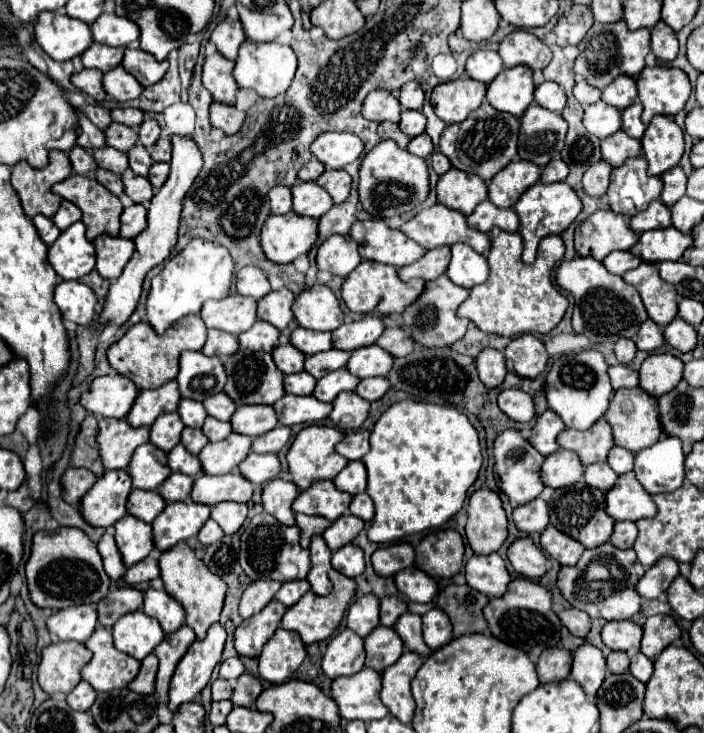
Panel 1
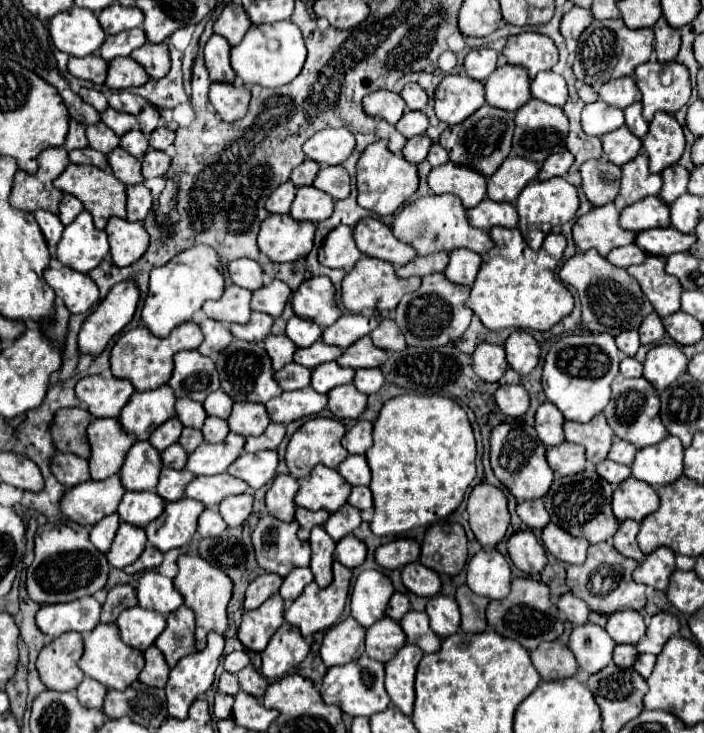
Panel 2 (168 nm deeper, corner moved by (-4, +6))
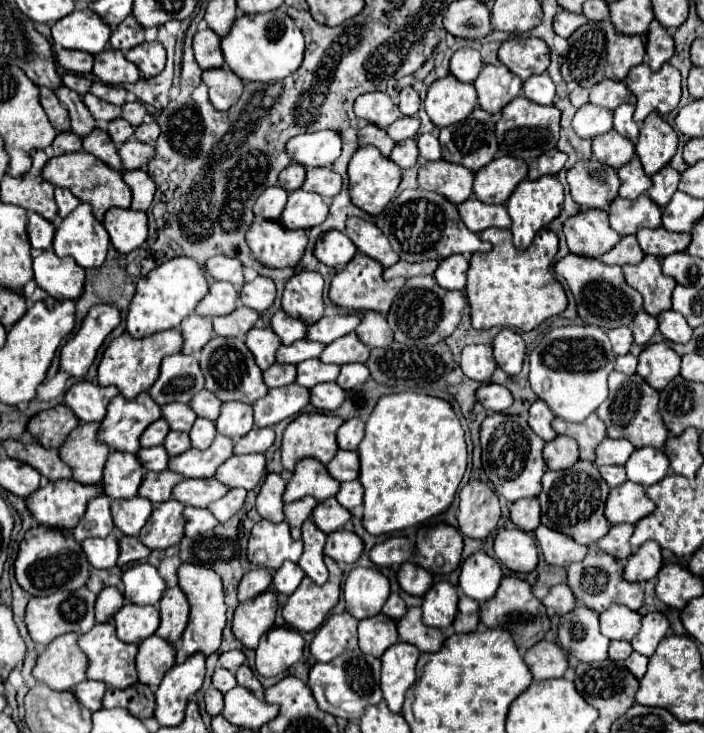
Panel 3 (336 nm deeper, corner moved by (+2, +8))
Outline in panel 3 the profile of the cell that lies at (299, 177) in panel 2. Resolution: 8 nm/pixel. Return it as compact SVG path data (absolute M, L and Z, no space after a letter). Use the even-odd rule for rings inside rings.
M290 164L278 174L278 186L284 188L286 192L294 192L302 186L304 176L306 176L306 168L302 168L300 164Z

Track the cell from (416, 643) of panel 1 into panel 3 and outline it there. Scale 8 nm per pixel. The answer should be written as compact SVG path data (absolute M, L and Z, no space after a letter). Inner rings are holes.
M408 608L402 620L398 620L400 640L418 646L420 652L438 652L444 642L444 634L438 628L430 628L422 622L420 608Z

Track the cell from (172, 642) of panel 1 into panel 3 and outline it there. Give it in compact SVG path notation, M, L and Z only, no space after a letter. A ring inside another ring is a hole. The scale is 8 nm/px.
M180 586L166 588L158 610L160 610L160 626L158 626L156 634L160 638L176 644L188 624L188 612L190 612L188 600L186 600L186 594L182 592L182 588Z

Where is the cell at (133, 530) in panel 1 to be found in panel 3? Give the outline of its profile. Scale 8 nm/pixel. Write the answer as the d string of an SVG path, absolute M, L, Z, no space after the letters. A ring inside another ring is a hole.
M110 534L106 538L88 538L80 542L88 562L92 568L104 570L116 566L118 558L118 534Z

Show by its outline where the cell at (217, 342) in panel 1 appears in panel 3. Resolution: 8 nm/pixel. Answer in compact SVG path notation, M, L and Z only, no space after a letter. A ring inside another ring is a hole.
M198 314L188 316L180 324L180 332L184 338L182 354L198 354L204 348L204 344L214 336L212 322L204 316L198 316Z

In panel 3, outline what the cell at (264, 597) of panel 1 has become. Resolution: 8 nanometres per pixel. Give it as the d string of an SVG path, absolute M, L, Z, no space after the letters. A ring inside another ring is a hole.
M254 568L250 572L246 572L238 584L238 600L252 600L256 596L260 596L262 592L268 590L272 582L272 576L266 568Z

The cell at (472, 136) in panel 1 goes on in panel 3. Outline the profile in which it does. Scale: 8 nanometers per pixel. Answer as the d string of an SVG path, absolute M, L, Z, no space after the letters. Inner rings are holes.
M476 108L466 120L440 130L442 158L446 162L462 164L476 172L486 166L496 150L498 142L494 136L494 122L488 112Z

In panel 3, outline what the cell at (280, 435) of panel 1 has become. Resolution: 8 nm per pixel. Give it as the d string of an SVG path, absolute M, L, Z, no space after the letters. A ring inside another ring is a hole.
M252 428L246 436L234 442L234 454L252 454L252 452L266 452L274 444L274 430L272 428Z

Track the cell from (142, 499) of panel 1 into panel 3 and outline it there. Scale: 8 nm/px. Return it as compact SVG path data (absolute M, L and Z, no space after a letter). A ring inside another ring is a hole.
M140 496L112 502L114 524L126 536L138 536L150 514L152 514L150 500L142 500Z

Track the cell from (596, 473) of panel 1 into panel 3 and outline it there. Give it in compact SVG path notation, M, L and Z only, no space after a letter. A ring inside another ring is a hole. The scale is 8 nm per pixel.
M602 466L600 474L608 482L610 488L616 488L616 486L620 486L620 484L624 484L628 480L624 466Z

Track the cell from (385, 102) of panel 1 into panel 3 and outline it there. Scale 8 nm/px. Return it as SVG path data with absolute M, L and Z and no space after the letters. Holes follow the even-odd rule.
M372 92L372 94L362 94L354 102L354 114L358 118L364 118L378 128L388 128L394 120L400 118L398 106L392 102L388 94L382 92Z

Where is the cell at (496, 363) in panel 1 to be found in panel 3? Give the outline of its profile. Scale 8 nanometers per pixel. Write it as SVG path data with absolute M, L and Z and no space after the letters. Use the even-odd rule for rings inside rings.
M480 344L480 346L464 348L460 354L460 368L468 378L476 382L488 382L492 372L496 370L492 346Z

